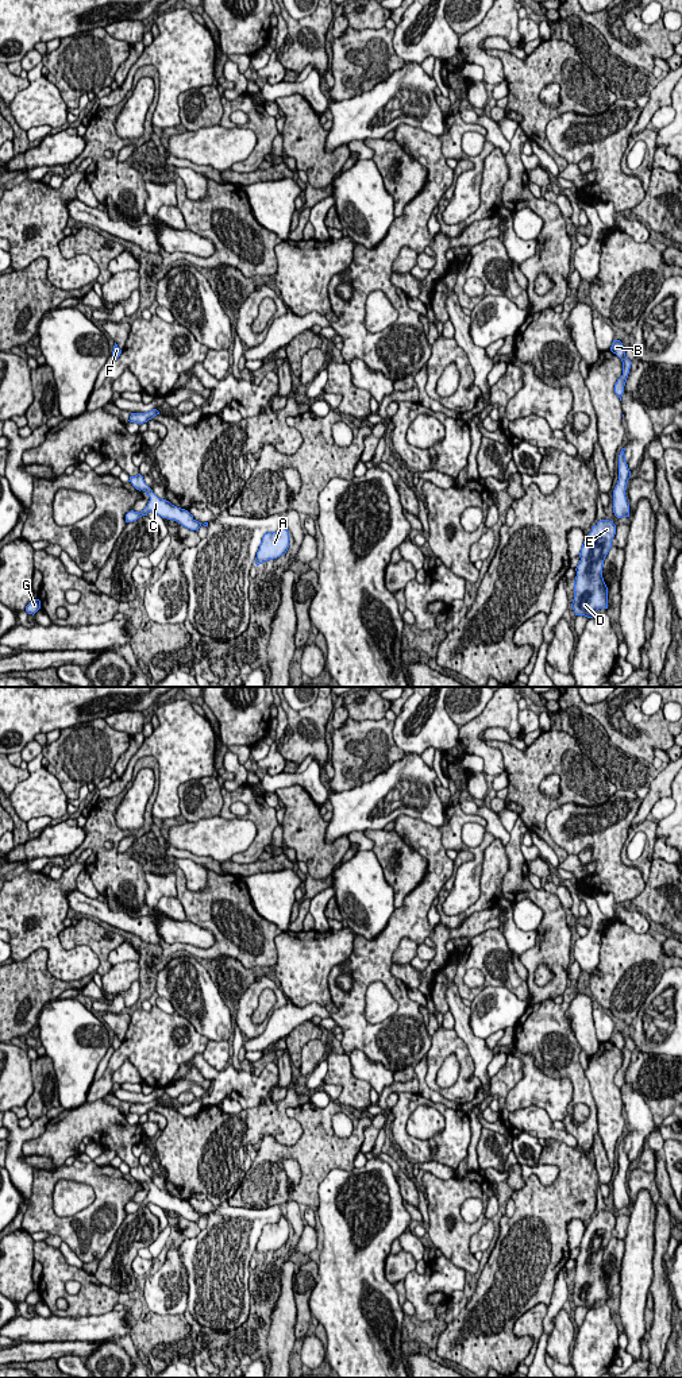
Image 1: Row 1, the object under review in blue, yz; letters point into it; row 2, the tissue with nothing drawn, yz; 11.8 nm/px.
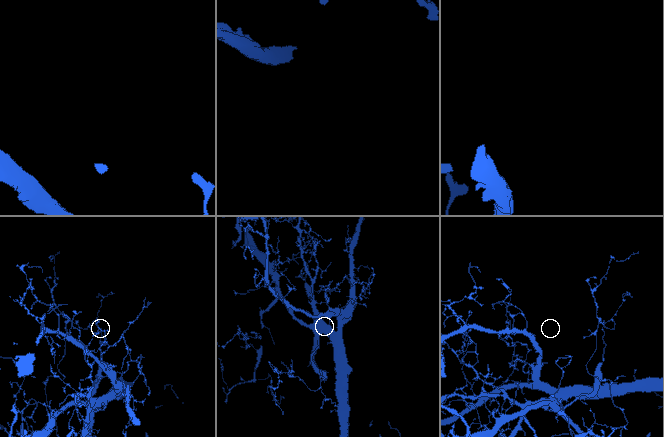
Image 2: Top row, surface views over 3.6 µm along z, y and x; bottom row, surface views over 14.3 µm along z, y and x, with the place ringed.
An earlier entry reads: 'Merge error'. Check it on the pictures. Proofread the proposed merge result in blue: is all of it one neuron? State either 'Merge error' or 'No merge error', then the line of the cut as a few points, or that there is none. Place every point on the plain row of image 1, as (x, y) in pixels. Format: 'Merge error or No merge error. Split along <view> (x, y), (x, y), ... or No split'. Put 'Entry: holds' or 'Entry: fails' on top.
Entry: fails
No merge error. No split

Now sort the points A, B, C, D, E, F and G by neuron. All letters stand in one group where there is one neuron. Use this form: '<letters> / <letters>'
A B C D E F G

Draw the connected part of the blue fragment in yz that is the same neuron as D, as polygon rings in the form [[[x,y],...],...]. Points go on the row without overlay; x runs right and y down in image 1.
[[[601,1211],[592,1217],[582,1235],[571,1294],[575,1306],[593,1309],[598,1300],[608,1300],[608,1278],[602,1269],[602,1258],[614,1225],[613,1212]]]

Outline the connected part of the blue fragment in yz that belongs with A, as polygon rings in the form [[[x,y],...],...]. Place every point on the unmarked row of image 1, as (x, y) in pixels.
[[[282,1215],[277,1223],[263,1225],[259,1240],[257,1243],[255,1255],[259,1257],[267,1251],[277,1250],[286,1244],[289,1239],[289,1223]]]

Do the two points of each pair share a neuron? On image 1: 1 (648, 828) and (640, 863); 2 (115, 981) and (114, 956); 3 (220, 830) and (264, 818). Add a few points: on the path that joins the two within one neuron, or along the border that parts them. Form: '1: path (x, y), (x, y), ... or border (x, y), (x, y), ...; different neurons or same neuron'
1: path (650, 836), (646, 855); same neuron
2: border (137, 961), (120, 961), (112, 967); different neurons
3: border (246, 817), (255, 826), (255, 838), (243, 852); different neurons

